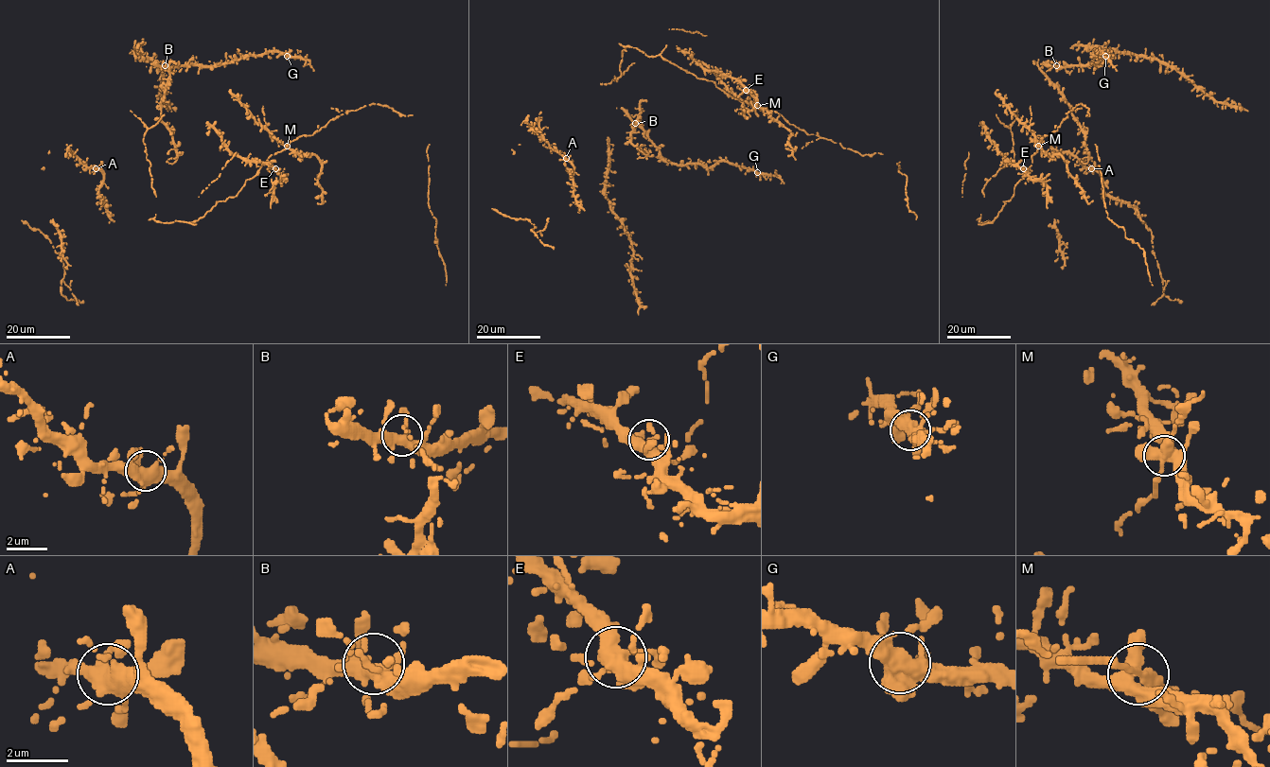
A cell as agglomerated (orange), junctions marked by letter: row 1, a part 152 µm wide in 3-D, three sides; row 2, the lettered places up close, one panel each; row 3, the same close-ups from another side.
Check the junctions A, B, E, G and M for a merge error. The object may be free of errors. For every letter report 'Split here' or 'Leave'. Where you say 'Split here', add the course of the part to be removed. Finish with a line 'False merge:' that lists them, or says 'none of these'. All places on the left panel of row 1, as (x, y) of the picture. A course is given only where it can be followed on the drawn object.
A: Leave
B: Leave
E: Leave
G: Leave
M: Leave
False merge: none of these

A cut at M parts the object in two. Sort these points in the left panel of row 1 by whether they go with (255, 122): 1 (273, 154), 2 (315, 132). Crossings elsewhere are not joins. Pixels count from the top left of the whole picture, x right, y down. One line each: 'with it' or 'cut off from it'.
1: cut off from it
2: cut off from it

